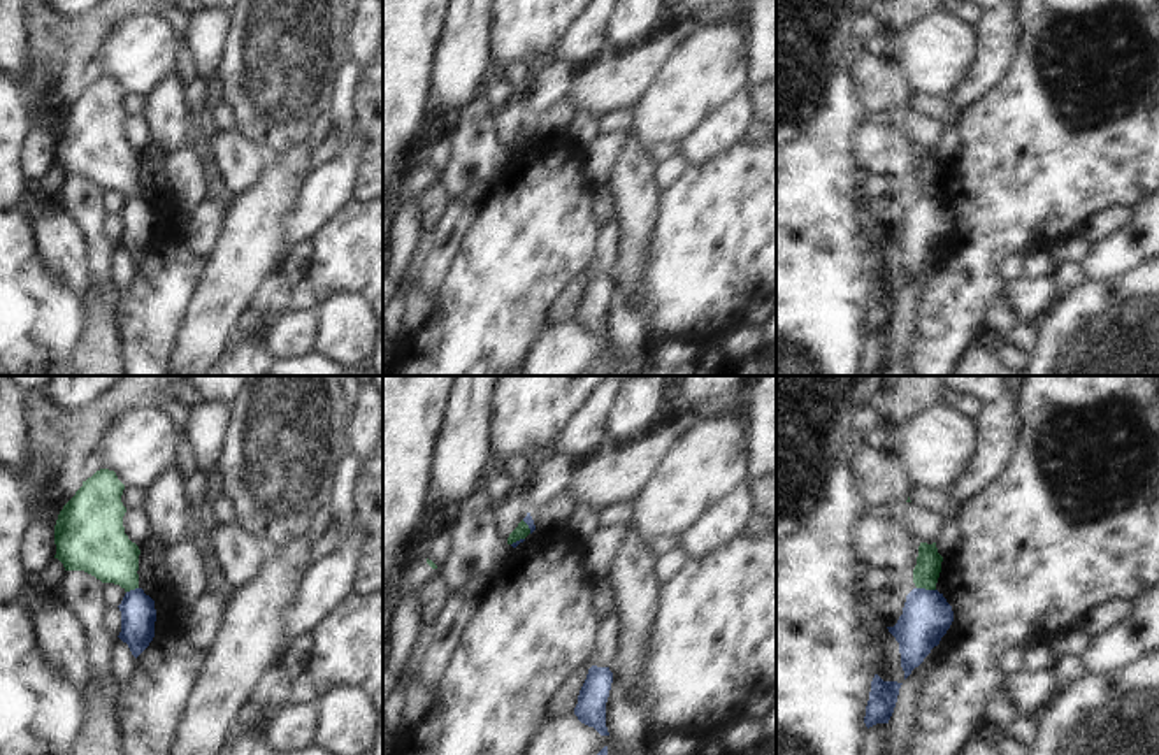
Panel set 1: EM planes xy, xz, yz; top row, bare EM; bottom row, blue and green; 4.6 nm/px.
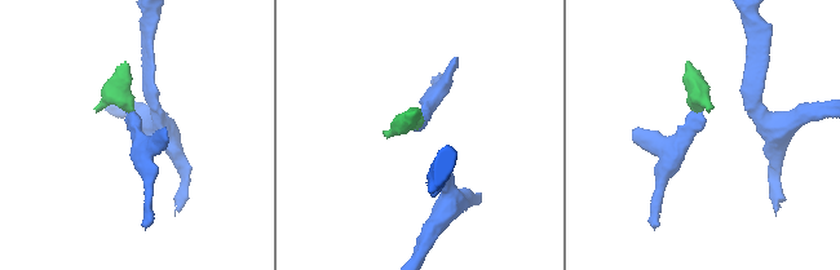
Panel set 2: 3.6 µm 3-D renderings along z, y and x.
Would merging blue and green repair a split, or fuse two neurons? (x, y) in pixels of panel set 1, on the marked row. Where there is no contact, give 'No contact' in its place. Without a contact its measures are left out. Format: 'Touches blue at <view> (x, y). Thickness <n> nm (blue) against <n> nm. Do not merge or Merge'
Touches blue at yz (924, 589). Thickness 220 nm (blue) against 120 nm. Do not merge

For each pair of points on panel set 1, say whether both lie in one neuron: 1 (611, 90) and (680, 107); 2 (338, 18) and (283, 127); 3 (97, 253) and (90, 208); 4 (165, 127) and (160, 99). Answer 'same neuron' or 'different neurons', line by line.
1: different neurons
2: same neuron
3: same neuron
4: same neuron

